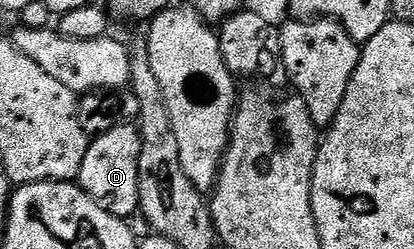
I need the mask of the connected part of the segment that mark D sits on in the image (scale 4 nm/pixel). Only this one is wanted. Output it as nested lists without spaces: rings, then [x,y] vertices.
[[[124,124],[107,134],[90,139],[89,149],[83,158],[76,183],[107,214],[128,221],[136,217],[141,207],[139,198],[139,154],[141,153],[141,134],[133,124]]]

